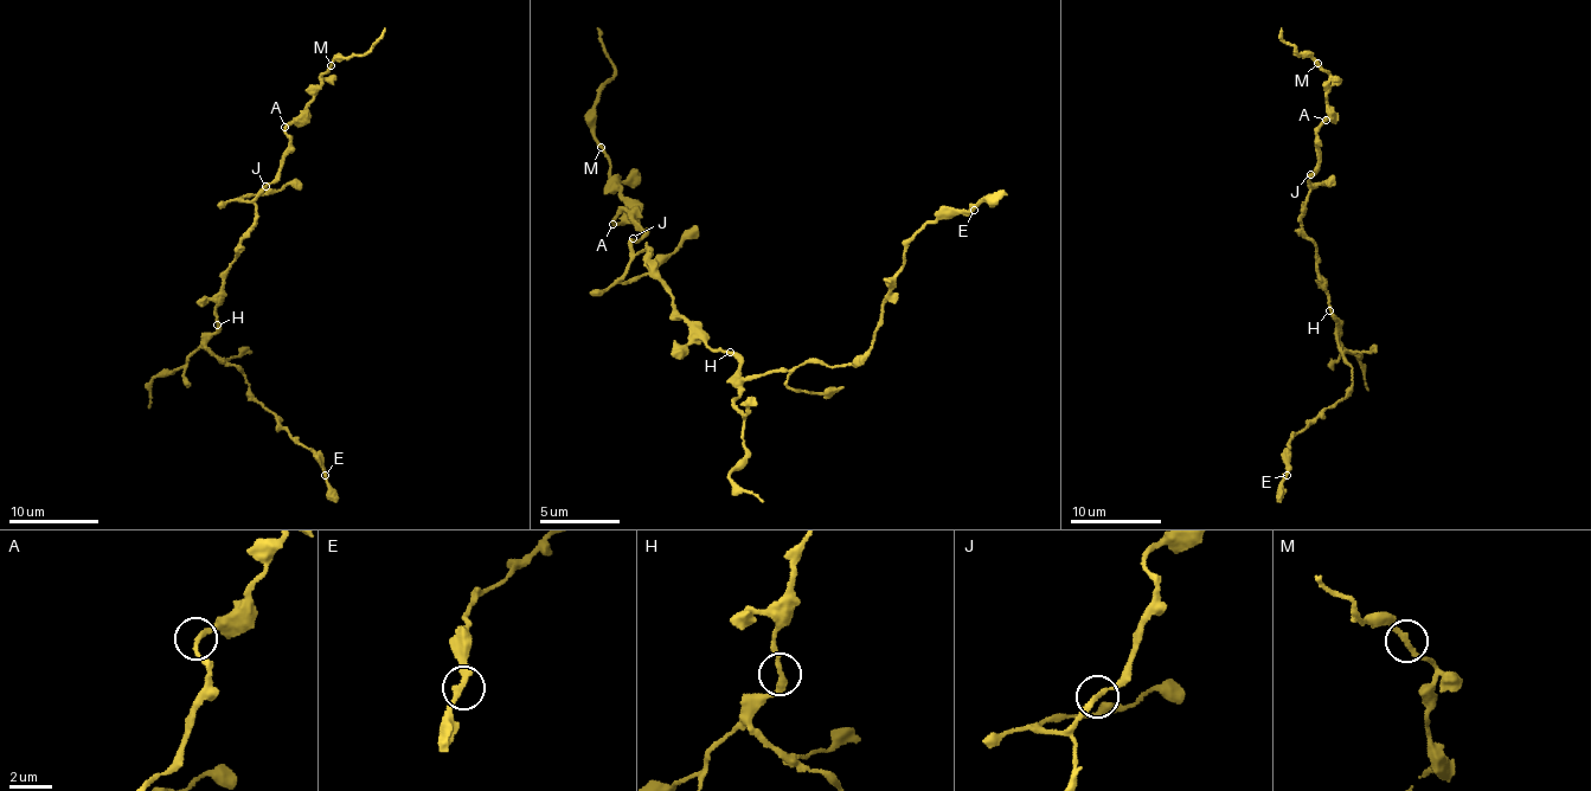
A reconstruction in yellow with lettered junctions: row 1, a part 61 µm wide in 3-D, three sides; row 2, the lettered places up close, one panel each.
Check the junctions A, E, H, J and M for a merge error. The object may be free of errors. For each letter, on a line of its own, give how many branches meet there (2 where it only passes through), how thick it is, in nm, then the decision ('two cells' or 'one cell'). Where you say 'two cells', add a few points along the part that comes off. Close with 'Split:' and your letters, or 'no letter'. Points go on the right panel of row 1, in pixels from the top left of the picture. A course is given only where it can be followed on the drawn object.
A: branches 2; calibre 200 nm; one cell
E: branches 2; calibre 220 nm; one cell
H: branches 2; calibre 240 nm; one cell
J: branches 2; calibre 220 nm; one cell
M: branches 2; calibre 220 nm; one cell
Split: no letter

